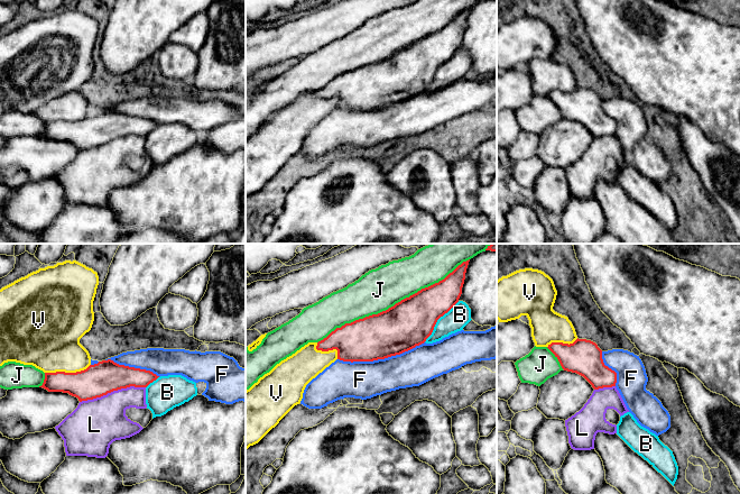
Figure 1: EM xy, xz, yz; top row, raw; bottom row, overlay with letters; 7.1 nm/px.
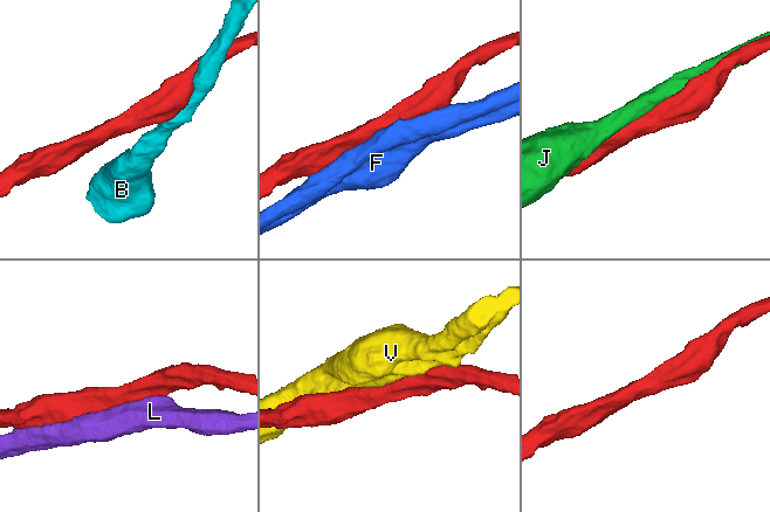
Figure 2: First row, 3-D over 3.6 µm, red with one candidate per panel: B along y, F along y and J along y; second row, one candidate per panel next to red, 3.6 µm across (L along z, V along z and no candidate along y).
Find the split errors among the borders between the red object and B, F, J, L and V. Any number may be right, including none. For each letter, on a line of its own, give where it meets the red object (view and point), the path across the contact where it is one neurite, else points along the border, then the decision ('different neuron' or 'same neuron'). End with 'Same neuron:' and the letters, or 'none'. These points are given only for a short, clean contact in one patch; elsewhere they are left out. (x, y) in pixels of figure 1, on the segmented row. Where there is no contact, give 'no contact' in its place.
B: xz (437, 319) | different neuron
F: xz (380, 358) | different neuron
J: xz (394, 305) | same neuron
L: xy (112, 391) | different neuron
V: xy (67, 373) | different neuron
Same neuron: J

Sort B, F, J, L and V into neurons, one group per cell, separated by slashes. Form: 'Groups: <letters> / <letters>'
Groups: B / F / J / L / V

